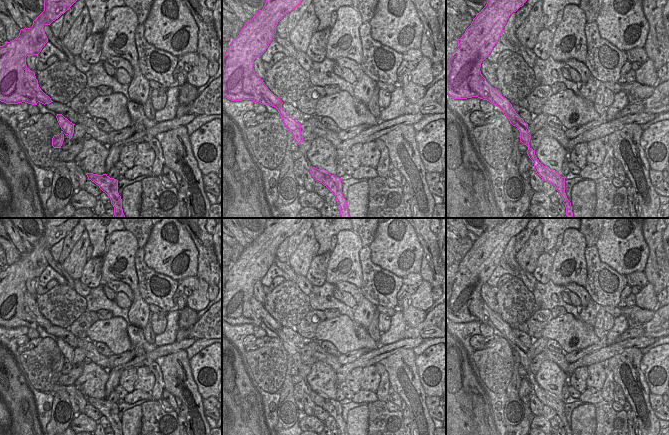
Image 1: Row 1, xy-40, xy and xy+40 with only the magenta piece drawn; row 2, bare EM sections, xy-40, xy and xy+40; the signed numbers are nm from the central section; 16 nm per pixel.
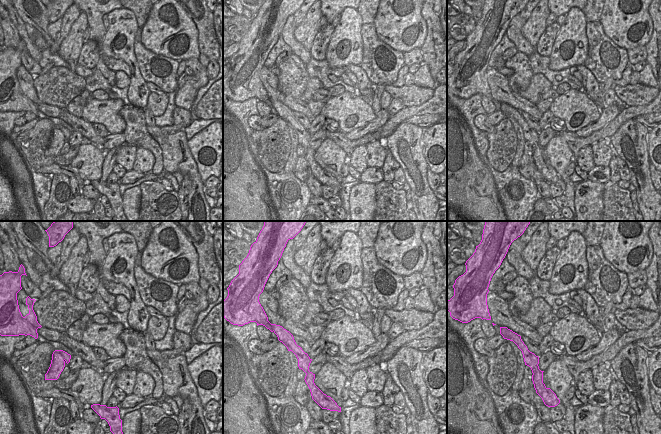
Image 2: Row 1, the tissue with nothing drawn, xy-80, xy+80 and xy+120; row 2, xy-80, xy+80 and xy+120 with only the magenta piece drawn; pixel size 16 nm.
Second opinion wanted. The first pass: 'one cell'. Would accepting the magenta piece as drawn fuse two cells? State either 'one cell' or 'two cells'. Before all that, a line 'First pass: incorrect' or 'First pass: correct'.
First pass: incorrect
two cells

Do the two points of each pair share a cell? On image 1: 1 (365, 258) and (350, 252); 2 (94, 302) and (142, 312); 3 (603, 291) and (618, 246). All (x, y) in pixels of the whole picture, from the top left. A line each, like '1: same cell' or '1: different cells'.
1: different cells
2: different cells
3: different cells

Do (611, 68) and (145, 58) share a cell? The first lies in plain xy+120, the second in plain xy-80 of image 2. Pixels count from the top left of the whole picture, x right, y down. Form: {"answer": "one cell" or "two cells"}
{"answer": "one cell"}

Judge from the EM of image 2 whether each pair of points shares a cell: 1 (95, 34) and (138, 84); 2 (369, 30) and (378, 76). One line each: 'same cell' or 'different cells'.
1: different cells
2: same cell

